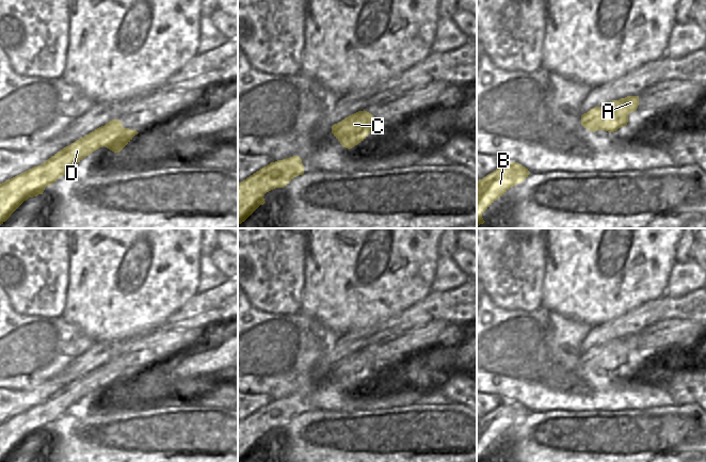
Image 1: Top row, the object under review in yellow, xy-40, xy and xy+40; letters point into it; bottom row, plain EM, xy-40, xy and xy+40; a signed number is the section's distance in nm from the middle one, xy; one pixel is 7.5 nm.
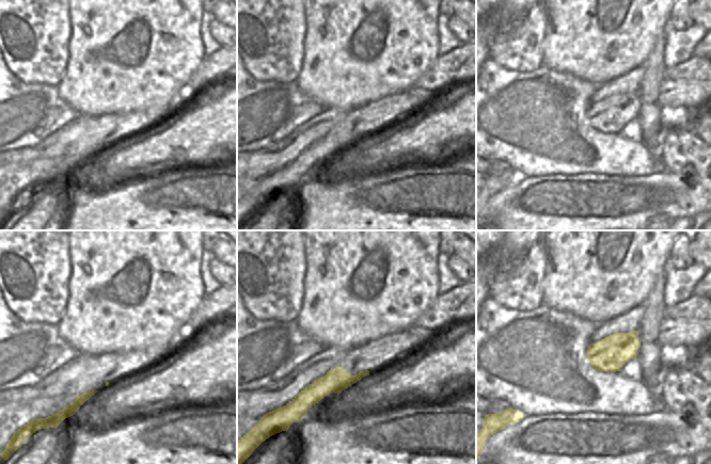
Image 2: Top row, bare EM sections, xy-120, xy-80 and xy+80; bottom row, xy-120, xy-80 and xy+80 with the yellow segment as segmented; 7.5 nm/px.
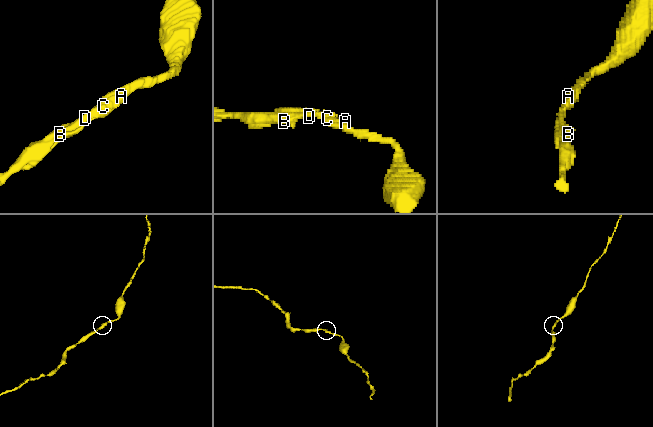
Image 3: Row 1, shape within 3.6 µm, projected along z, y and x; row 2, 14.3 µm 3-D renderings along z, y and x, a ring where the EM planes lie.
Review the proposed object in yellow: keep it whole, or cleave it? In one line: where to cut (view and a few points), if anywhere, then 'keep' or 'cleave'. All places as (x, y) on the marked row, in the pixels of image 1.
cut none; keep

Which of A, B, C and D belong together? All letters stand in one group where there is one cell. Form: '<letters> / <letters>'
A B C D

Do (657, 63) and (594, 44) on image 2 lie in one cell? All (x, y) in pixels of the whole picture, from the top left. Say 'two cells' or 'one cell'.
two cells

